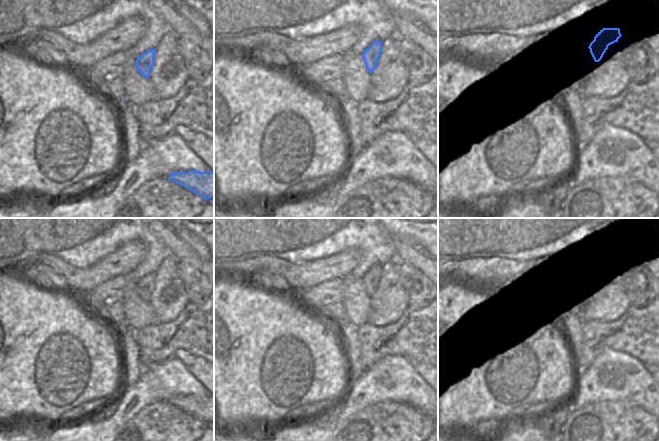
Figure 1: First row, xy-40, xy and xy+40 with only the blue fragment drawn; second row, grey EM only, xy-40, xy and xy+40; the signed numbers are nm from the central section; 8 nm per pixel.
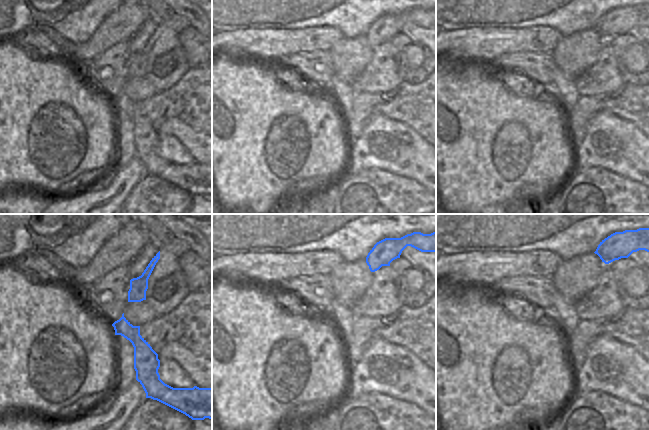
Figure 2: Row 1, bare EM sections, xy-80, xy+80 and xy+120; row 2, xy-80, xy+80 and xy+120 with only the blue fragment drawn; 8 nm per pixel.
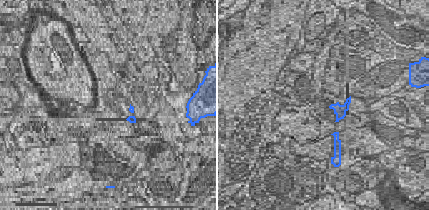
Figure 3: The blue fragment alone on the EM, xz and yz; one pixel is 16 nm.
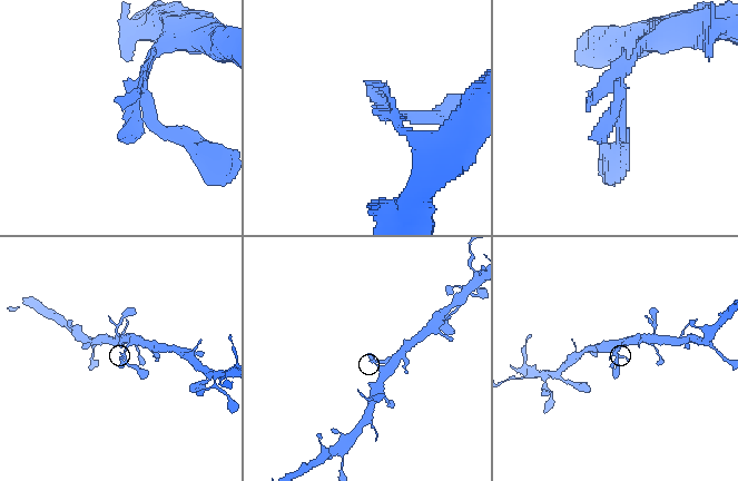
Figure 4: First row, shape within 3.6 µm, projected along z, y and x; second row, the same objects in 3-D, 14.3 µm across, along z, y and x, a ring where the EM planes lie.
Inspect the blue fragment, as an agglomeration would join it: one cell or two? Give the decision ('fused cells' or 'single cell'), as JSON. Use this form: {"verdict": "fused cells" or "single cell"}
{"verdict": "fused cells"}

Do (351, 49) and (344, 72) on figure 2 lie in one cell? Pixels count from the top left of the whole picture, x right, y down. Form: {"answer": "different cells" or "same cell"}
{"answer": "same cell"}

